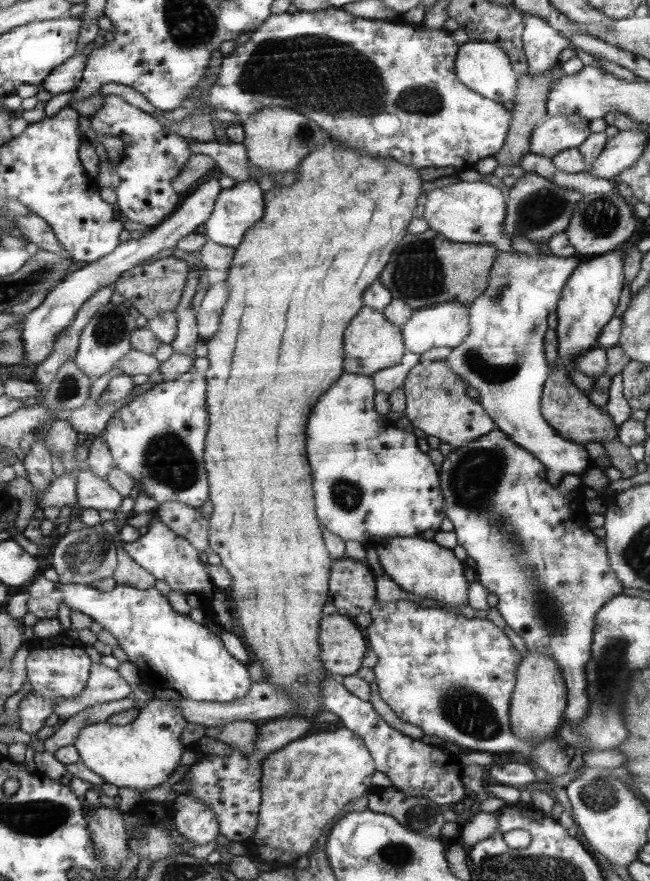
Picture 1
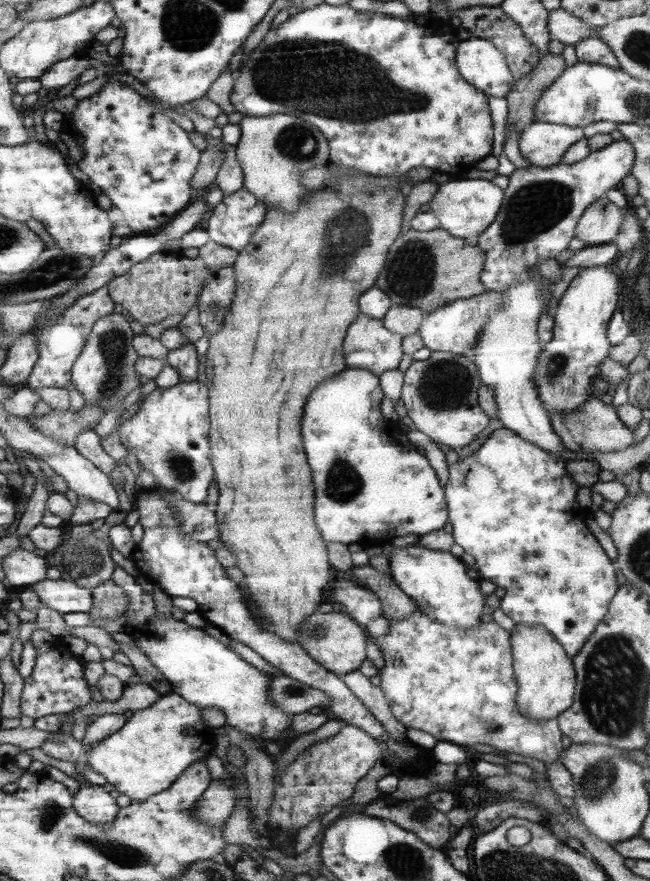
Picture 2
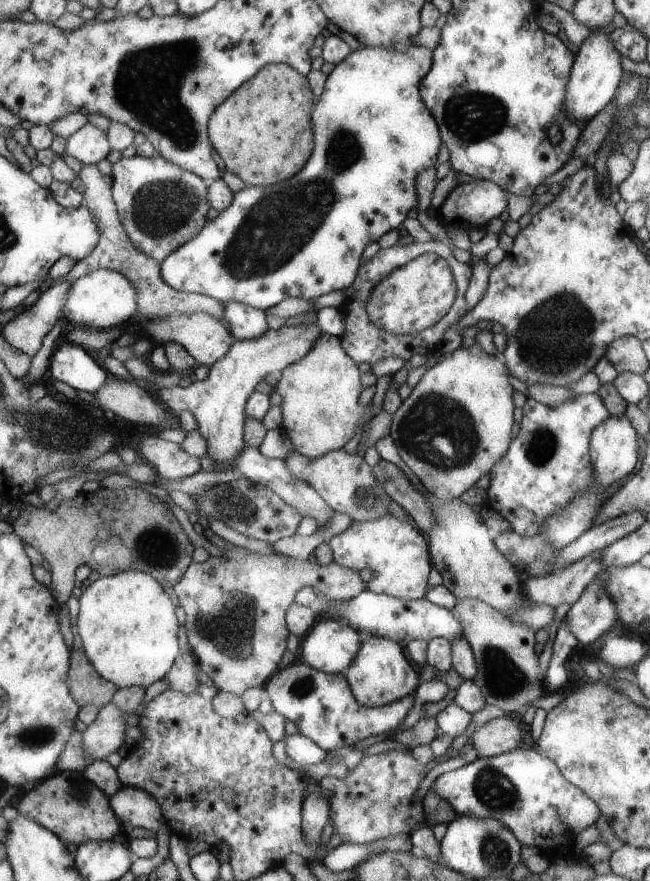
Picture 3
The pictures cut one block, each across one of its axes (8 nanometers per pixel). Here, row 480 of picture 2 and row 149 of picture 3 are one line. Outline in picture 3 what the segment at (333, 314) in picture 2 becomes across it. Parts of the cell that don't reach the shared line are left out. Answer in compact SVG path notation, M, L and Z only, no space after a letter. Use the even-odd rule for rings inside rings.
M272 63L263 66L254 77L239 86L216 109L209 118L207 133L218 154L224 160L226 170L236 174L248 187L269 187L294 176L302 170L310 152L314 148L310 112L315 103L312 90L308 86L307 75L300 74L295 67L286 63Z

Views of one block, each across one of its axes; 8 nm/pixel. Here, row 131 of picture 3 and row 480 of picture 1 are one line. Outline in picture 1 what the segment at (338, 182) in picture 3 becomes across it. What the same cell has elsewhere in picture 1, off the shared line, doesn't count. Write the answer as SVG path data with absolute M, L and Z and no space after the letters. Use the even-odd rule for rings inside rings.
M344 371L339 381L320 398L320 404L312 408L312 420L308 420L308 460L312 460L318 520L345 541L360 541L366 546L386 536L416 536L432 528L439 530L446 508L446 498L440 494L438 470L430 462L430 456L418 448L414 432L402 432L390 426L390 419L382 418L374 410L376 393L372 377Z

